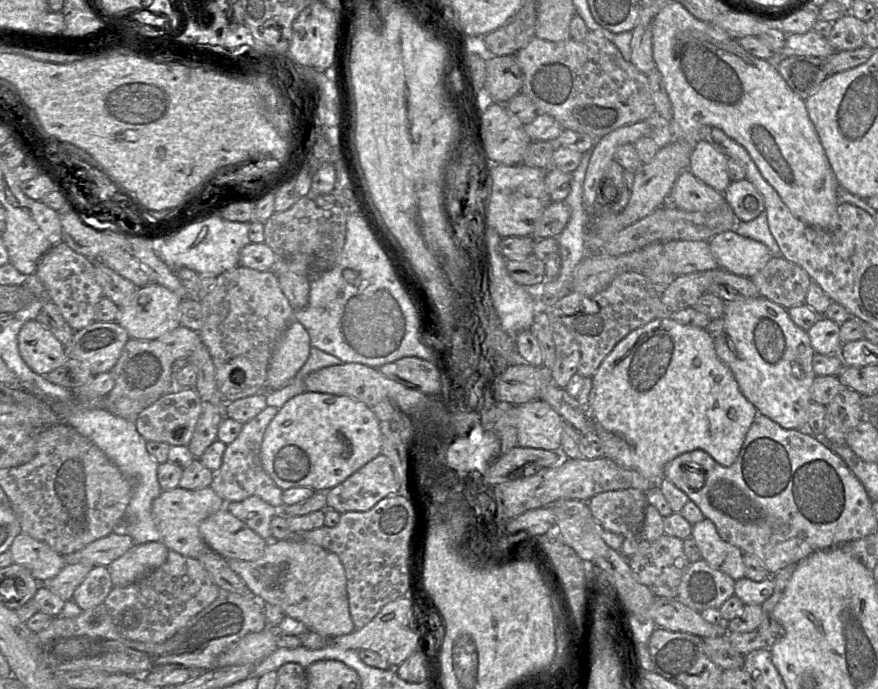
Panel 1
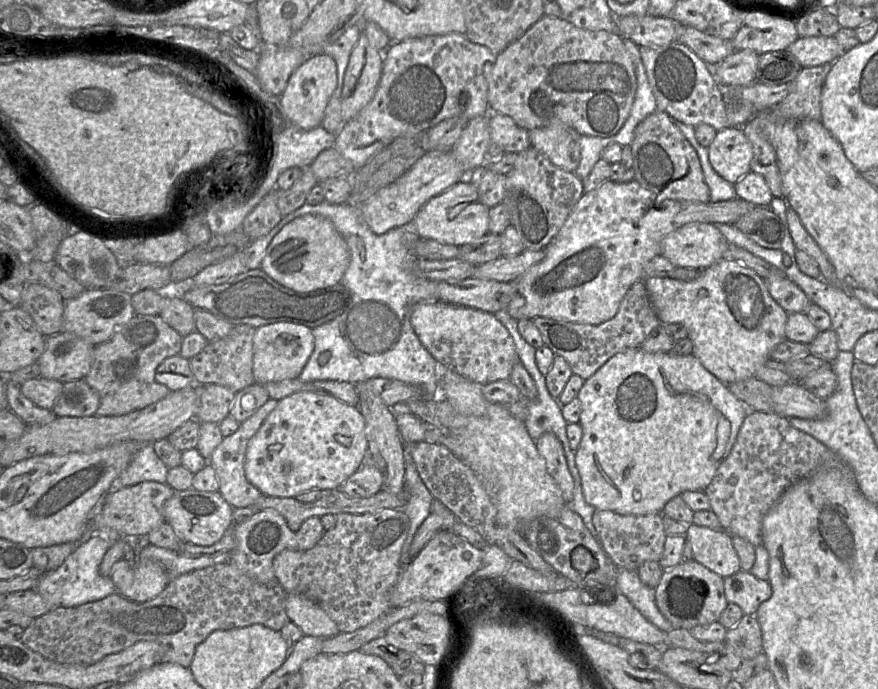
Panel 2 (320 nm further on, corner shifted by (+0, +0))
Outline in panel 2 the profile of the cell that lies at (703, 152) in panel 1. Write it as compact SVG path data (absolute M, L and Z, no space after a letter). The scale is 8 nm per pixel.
M728 127L717 131L708 147L713 169L727 182L736 184L751 172L753 148L741 127Z

